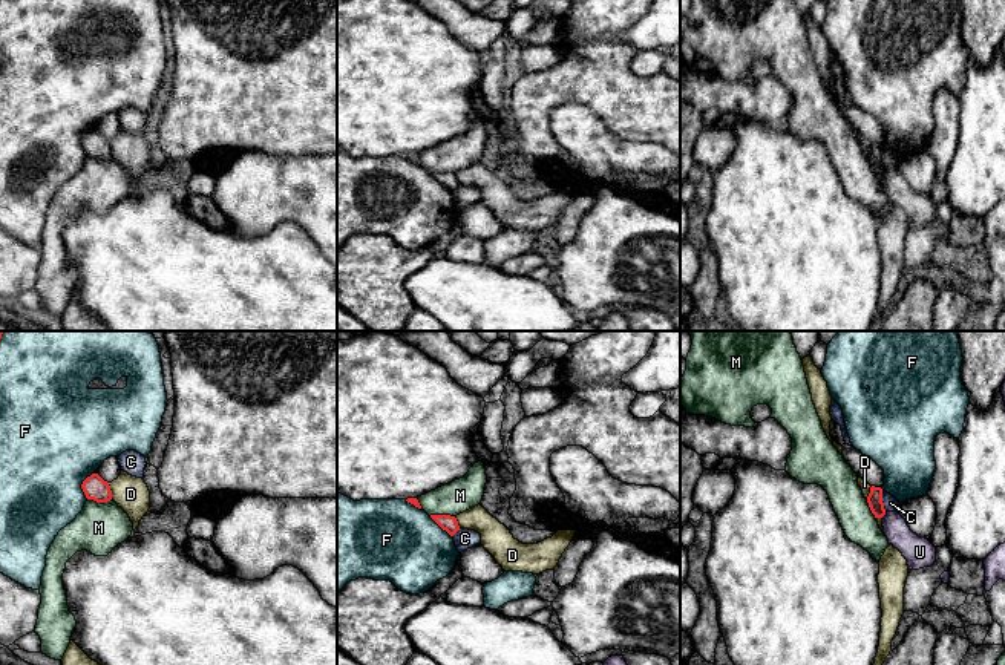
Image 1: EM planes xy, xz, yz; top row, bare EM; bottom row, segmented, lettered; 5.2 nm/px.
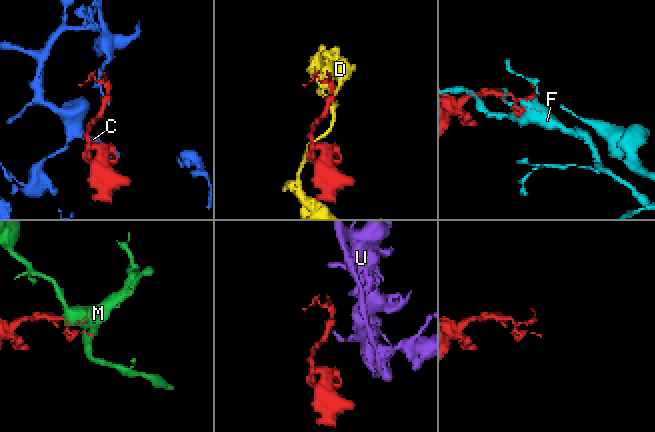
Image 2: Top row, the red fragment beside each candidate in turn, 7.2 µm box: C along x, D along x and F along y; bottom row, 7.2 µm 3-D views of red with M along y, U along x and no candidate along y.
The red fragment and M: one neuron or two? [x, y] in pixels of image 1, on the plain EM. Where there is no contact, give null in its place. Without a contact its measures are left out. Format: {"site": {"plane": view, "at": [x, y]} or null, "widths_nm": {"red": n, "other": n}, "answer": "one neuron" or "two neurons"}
{"site": {"plane": "xz", "at": [441, 172]}, "widths_nm": {"red": 90, "other": 170}, "answer": "two neurons"}

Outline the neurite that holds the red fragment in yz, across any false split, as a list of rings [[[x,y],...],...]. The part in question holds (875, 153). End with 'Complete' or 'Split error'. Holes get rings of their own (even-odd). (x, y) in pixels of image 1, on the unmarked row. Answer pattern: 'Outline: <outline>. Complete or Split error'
Outline: [[[875,142],[870,144],[867,159],[875,175],[882,175],[886,172],[881,144],[875,144]]]. Complete

